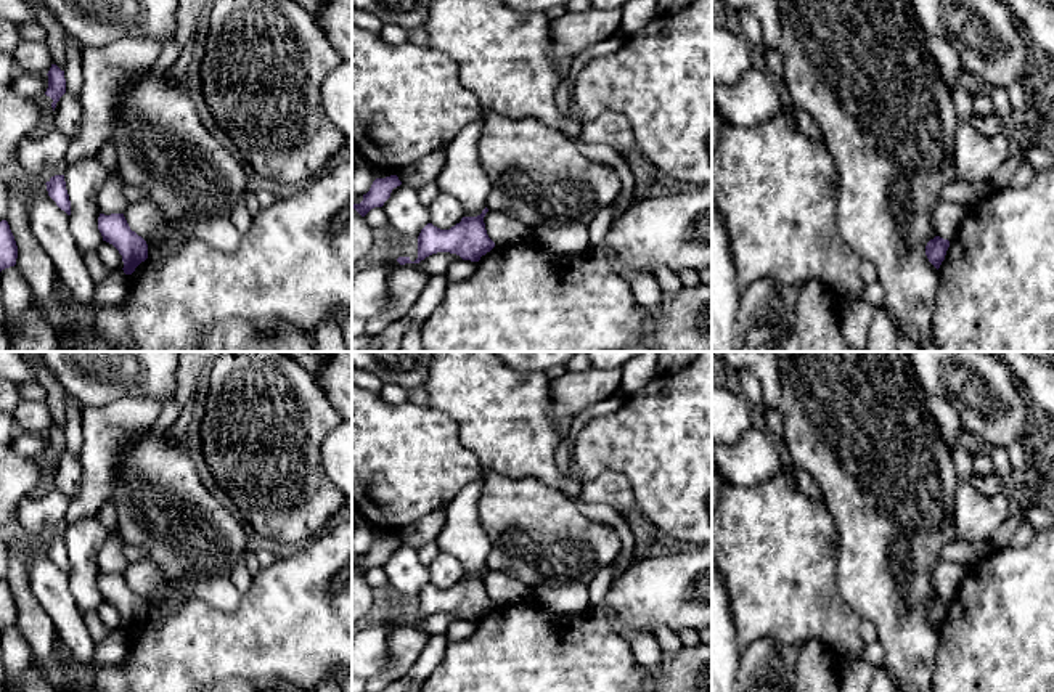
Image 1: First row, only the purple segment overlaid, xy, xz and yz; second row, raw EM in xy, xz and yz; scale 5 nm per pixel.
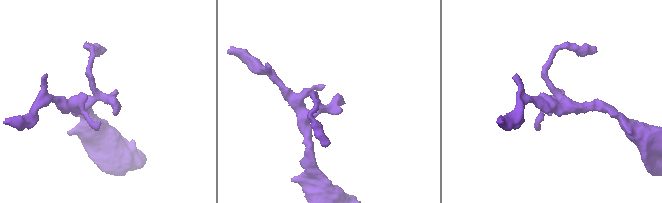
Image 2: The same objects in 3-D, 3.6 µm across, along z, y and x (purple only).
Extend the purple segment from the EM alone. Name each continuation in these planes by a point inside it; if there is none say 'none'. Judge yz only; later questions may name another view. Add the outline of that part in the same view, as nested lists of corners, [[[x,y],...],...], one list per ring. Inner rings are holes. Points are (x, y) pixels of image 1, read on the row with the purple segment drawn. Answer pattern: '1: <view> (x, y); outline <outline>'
none

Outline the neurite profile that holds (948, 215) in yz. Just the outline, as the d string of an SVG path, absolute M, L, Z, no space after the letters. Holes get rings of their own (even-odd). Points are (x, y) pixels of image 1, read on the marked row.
M938 201L933 210L933 225L937 234L943 239L951 241L962 223L966 215L966 209L961 204L950 202L950 201Z

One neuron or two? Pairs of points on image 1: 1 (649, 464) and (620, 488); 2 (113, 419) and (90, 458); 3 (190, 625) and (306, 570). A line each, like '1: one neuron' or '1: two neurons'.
1: two neurons
2: one neuron
3: one neuron

